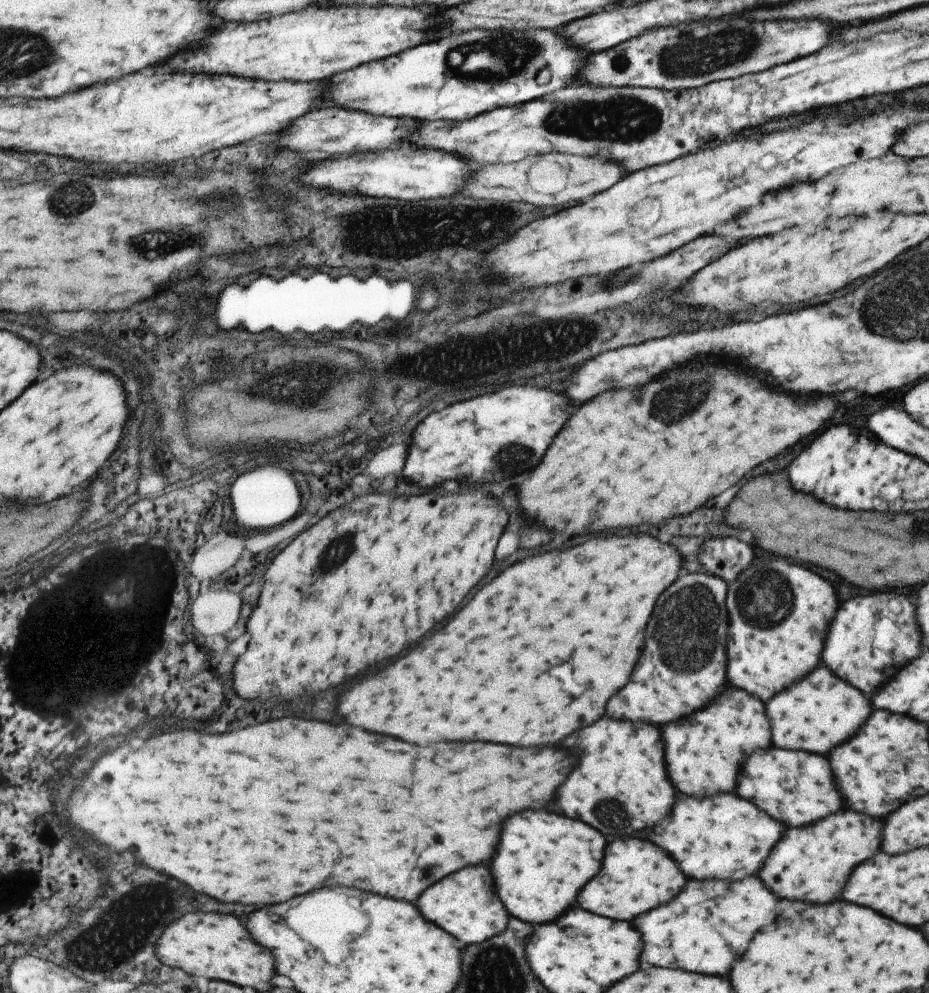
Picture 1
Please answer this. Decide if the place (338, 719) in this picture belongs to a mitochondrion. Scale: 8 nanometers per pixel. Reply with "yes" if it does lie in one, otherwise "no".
no

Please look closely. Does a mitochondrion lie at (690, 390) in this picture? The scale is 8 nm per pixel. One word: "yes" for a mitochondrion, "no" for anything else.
yes

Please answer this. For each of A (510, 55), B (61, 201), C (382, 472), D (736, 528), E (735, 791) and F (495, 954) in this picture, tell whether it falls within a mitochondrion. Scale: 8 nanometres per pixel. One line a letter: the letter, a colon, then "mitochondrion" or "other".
A: mitochondrion
B: mitochondrion
C: other
D: other
E: other
F: mitochondrion

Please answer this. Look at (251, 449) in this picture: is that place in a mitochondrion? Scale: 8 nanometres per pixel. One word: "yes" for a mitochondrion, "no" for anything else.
no

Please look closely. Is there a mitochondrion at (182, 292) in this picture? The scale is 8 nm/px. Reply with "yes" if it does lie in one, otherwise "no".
no

